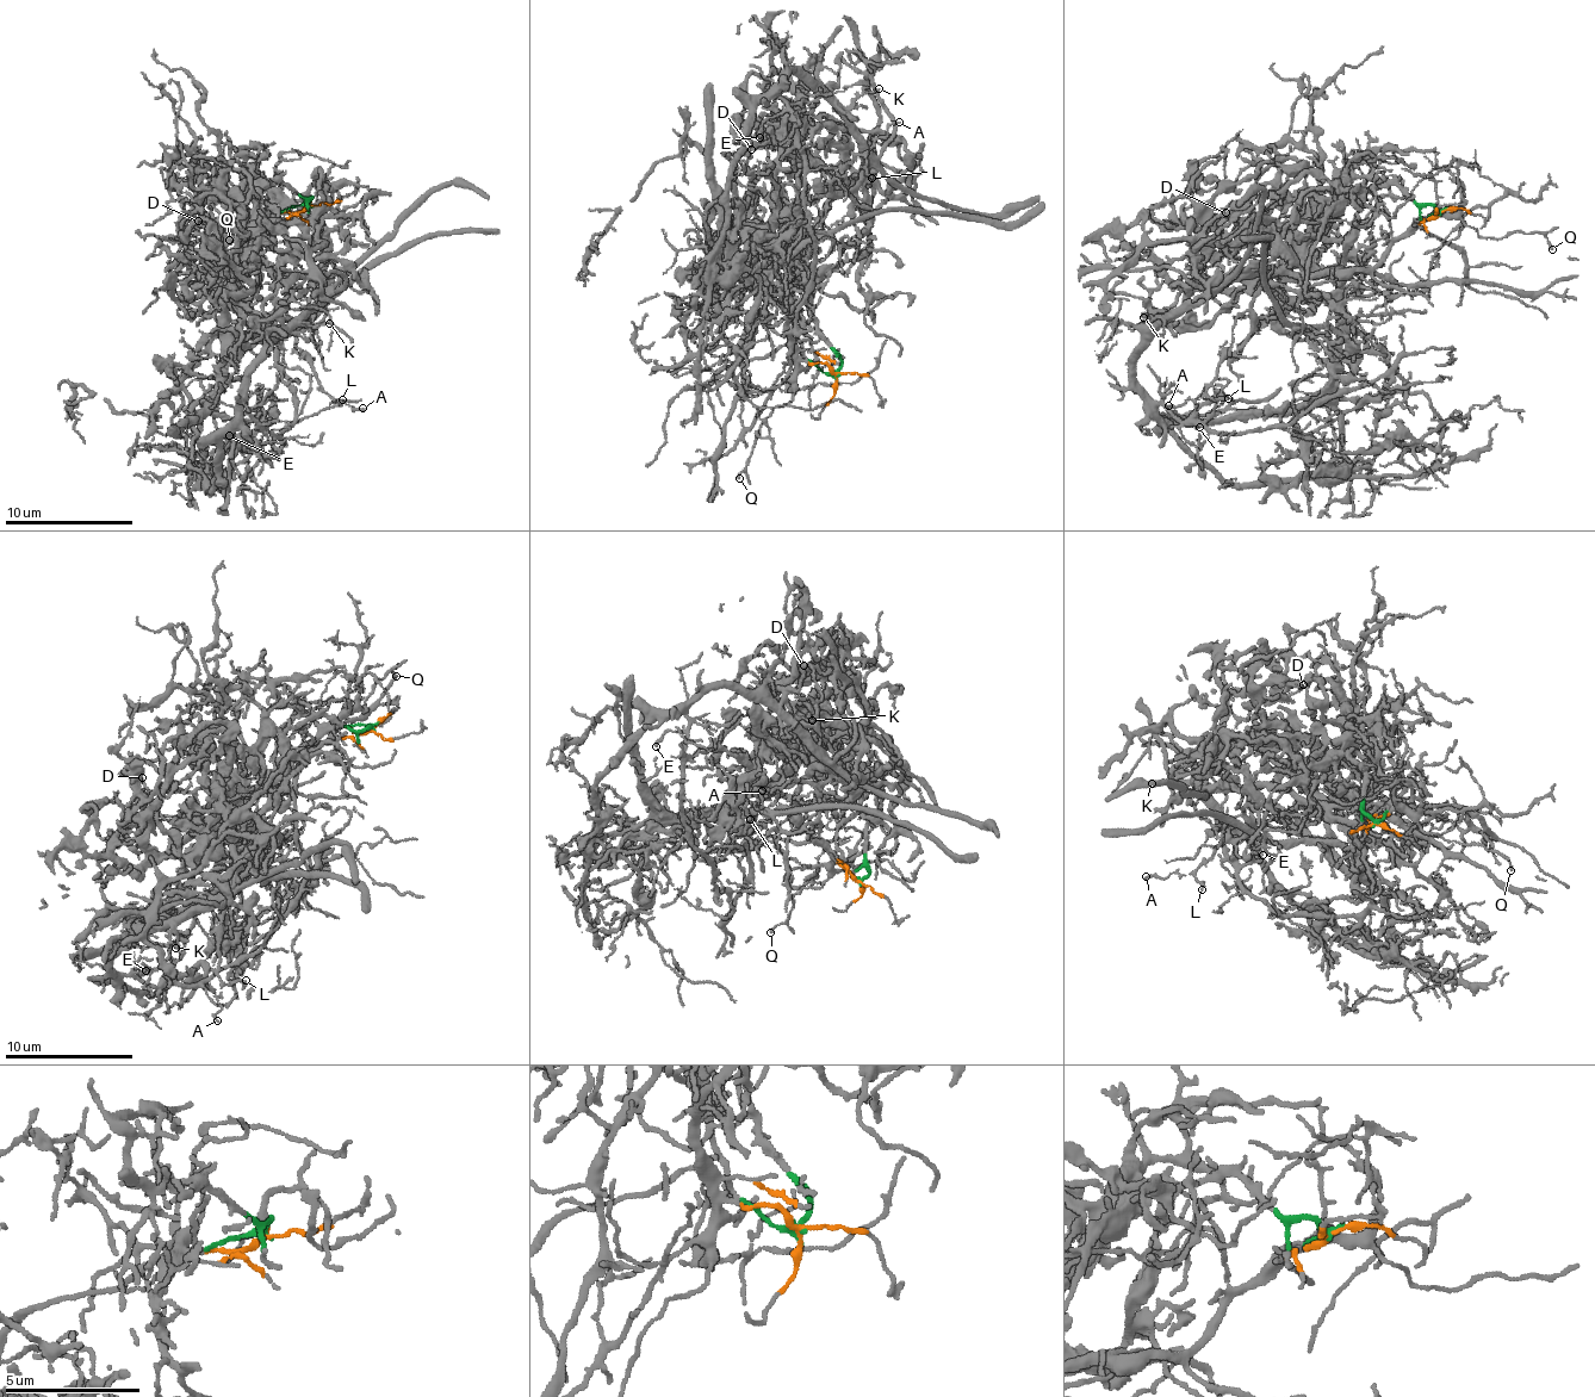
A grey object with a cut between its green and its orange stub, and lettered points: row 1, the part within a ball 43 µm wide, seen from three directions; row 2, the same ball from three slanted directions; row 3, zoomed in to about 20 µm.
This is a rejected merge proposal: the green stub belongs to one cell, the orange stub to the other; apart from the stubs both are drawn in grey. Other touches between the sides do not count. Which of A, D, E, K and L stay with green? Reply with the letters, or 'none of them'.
D

